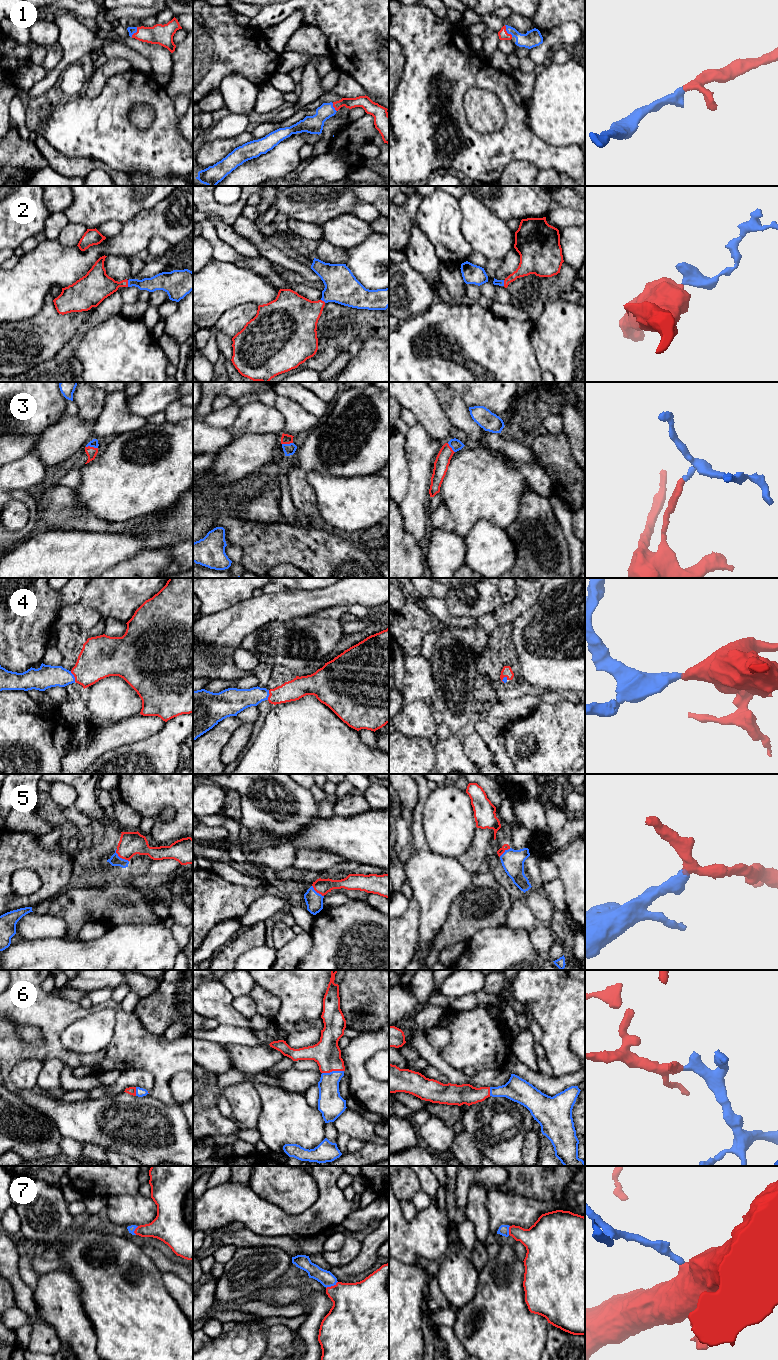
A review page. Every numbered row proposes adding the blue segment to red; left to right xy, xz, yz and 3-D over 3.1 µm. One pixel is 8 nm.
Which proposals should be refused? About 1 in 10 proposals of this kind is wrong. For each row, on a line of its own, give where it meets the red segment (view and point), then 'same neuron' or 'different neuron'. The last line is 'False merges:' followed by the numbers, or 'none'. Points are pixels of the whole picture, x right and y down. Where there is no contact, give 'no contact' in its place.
1: contact yz (506, 31); same neuron
2: contact xy (127, 283); same neuron
3: contact xy (92, 447); same neuron
4: contact xy (74, 676); same neuron
5: contact xy (121, 857); same neuron
6: contact xz (332, 1070); same neuron
7: contact xz (331, 1286); same neuron
False merges: none

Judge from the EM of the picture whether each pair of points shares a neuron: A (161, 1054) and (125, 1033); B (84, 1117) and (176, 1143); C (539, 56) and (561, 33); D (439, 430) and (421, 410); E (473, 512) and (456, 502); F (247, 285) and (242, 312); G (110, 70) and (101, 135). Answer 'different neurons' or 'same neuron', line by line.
A: same neuron
B: same neuron
C: same neuron
D: same neuron
E: same neuron
F: different neurons
G: different neurons

